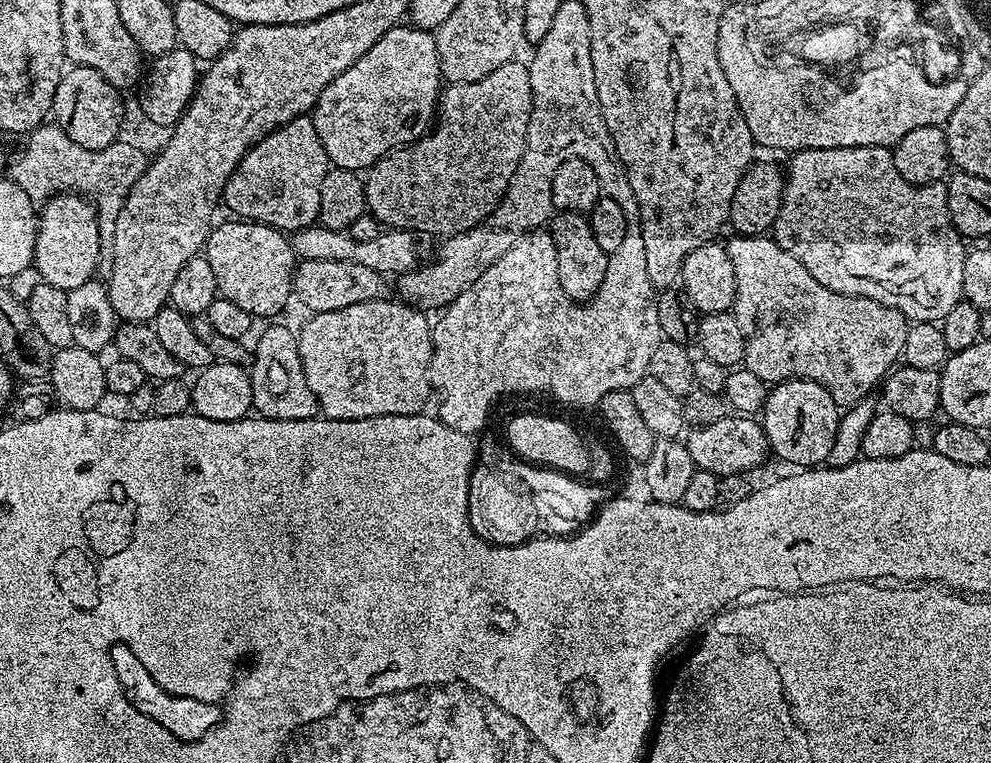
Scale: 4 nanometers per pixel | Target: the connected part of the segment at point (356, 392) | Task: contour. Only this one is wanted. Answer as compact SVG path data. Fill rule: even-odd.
M396 298L386 300L367 300L354 306L342 306L342 310L330 310L309 315L304 329L299 329L300 357L302 370L306 370L306 383L314 390L314 398L318 402L321 413L329 420L361 420L362 418L378 418L379 416L418 416L425 411L424 403L430 400L428 371L432 361L432 324L421 309Z

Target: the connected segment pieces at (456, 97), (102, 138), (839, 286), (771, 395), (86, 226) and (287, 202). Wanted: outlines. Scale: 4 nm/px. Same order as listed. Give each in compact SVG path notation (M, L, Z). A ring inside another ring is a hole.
M513 58L510 62L498 66L498 70L486 74L486 78L482 78L478 82L448 84L441 91L434 123L431 125L430 131L421 136L419 140L415 140L413 144L405 144L403 148L395 148L393 152L387 152L381 160L367 169L364 182L364 202L367 211L371 212L380 221L381 225L387 226L389 229L407 228L410 232L417 234L429 232L432 236L440 236L439 238L457 236L474 226L478 226L478 222L482 222L496 209L498 202L503 198L510 186L510 178L514 178L514 170L518 170L518 162L524 153L524 143L530 126L531 109L530 74L528 73L527 63L523 59L520 61L520 58Z
M72 66L61 75L51 115L70 142L78 142L78 146L86 146L86 150L102 150L117 143L123 114L124 100L121 93L110 82L106 82L98 70Z
M878 146L802 150L791 153L789 160L792 161L789 162L788 168L786 164L782 206L778 210L778 218L772 223L770 235L778 242L778 246L782 246L782 250L794 254L794 258L798 258L798 262L802 262L802 266L806 266L806 270L810 270L810 274L814 274L814 278L818 278L818 282L822 282L822 286L826 286L838 294L861 296L862 298L870 298L874 302L882 302L886 306L898 309L912 322L942 321L946 318L946 314L950 314L950 310L954 310L954 306L958 306L958 302L964 299L962 266L966 255L966 247L964 248L966 240L960 235L950 218L947 183L911 184L906 182L906 178L902 178L902 174L898 174L898 166L894 166L891 151Z
M787 380L775 385L768 393L762 413L762 427L771 455L796 464L792 466L800 470L823 465L830 454L830 446L834 446L841 415L840 405L830 398L825 388L818 386L818 382Z
M57 194L43 201L38 219L34 266L41 281L68 293L74 286L82 286L82 282L93 279L102 259L102 245L100 223L92 201L80 194Z
M293 115L290 122L263 136L238 162L224 187L223 207L228 207L233 217L268 224L285 234L313 227L320 215L322 178L326 178L329 167L311 115Z

